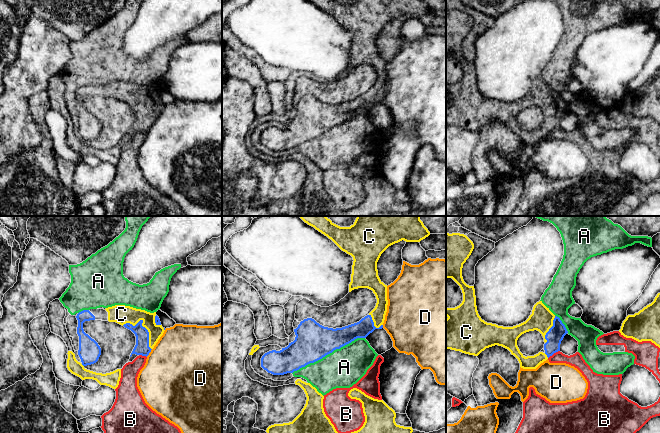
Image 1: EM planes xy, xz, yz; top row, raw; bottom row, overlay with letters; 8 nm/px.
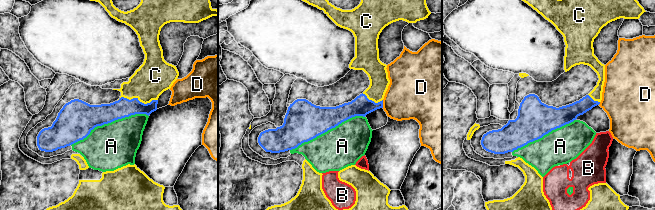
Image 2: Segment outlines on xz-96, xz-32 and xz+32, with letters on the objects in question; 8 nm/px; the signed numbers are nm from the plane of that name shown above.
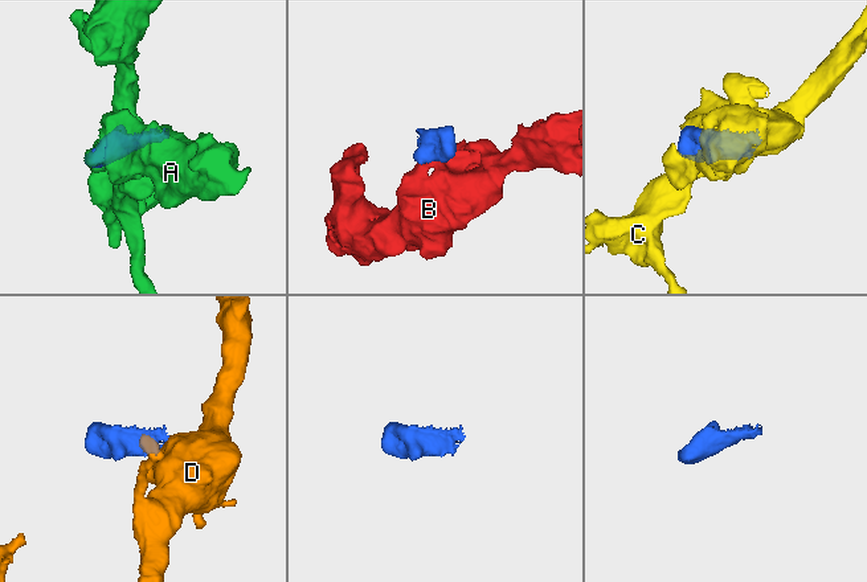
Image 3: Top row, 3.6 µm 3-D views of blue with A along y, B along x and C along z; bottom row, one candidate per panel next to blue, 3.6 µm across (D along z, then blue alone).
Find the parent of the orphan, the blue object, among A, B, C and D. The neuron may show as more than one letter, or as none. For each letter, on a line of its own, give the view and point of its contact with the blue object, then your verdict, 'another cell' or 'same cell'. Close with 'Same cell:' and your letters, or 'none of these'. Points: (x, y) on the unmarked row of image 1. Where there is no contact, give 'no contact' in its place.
A: contact xz (328, 129); another cell
B: contact yz (553, 129); another cell
C: contact xy (141, 101); same cell
D: contact xy (149, 128); another cell
Same cell: C

